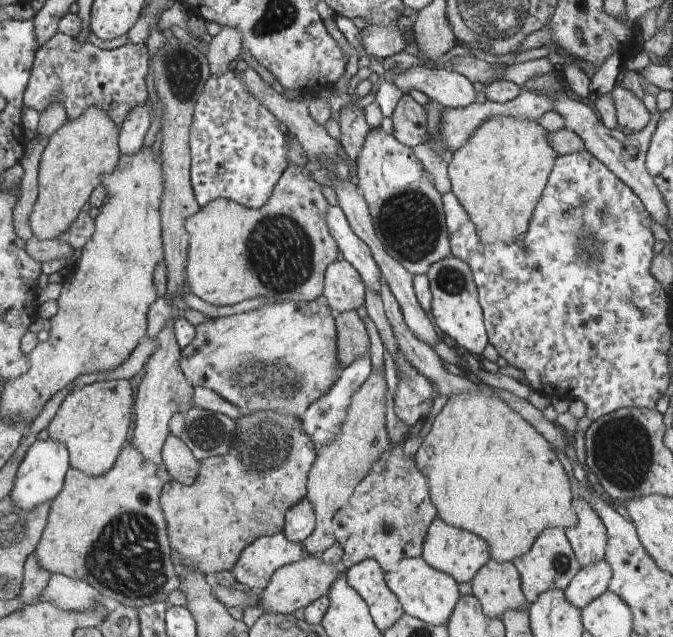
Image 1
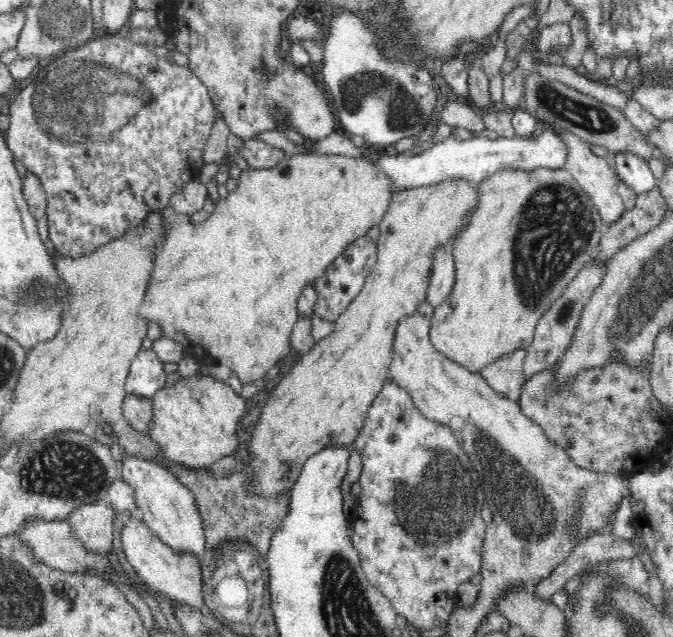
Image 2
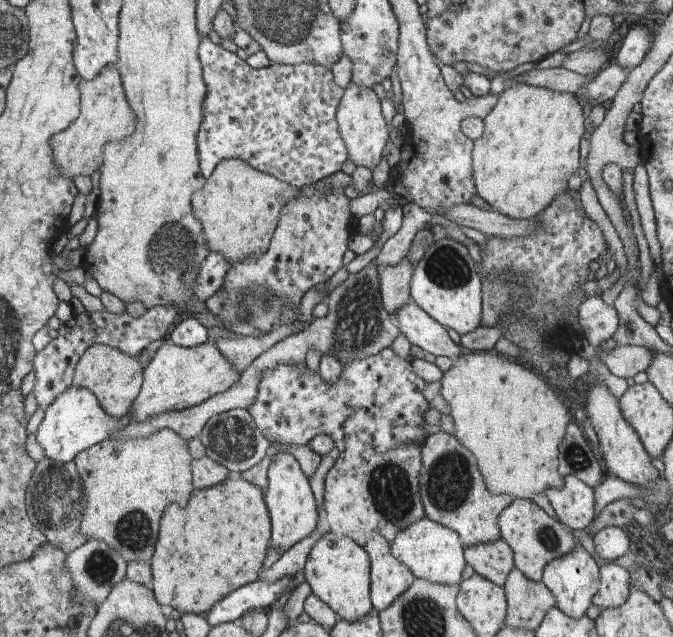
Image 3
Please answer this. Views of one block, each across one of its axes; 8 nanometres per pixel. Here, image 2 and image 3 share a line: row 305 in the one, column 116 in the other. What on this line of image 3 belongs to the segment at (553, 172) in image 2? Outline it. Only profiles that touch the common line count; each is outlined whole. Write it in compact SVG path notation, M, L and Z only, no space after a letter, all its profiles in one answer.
M164 429L141 439L115 441L104 439L101 443L82 451L73 460L79 476L85 507L79 520L78 532L87 540L99 540L117 552L127 564L132 561L150 563L157 541L161 512L167 504L187 504L194 490L192 484L192 459L187 451L187 441L171 429Z

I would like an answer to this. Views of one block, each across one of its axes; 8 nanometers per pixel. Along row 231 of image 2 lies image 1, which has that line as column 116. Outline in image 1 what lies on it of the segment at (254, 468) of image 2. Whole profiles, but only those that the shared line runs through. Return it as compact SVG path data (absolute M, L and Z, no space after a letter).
M111 379L75 387L67 393L48 423L48 438L65 444L68 462L87 476L101 476L112 468L127 438L133 390L127 379Z

